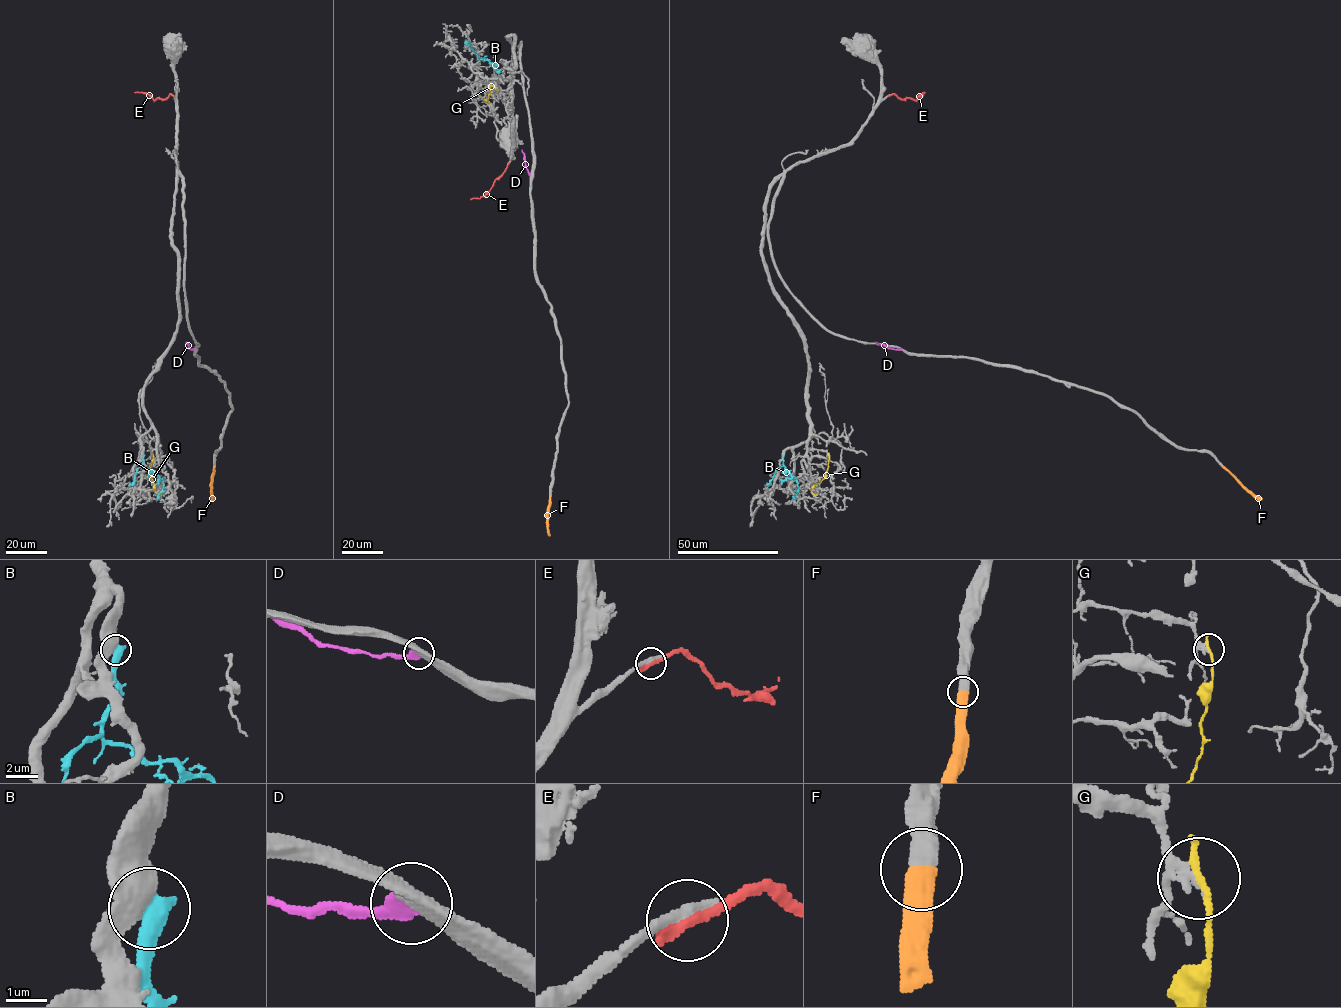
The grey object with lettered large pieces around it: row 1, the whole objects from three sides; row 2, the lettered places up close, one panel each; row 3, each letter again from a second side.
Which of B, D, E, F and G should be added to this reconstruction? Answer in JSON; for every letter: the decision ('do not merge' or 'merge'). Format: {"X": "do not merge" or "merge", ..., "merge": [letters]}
{"B": "do not merge", "D": "do not merge", "E": "do not merge", "F": "merge", "G": "do not merge", "merge": ["F"]}

